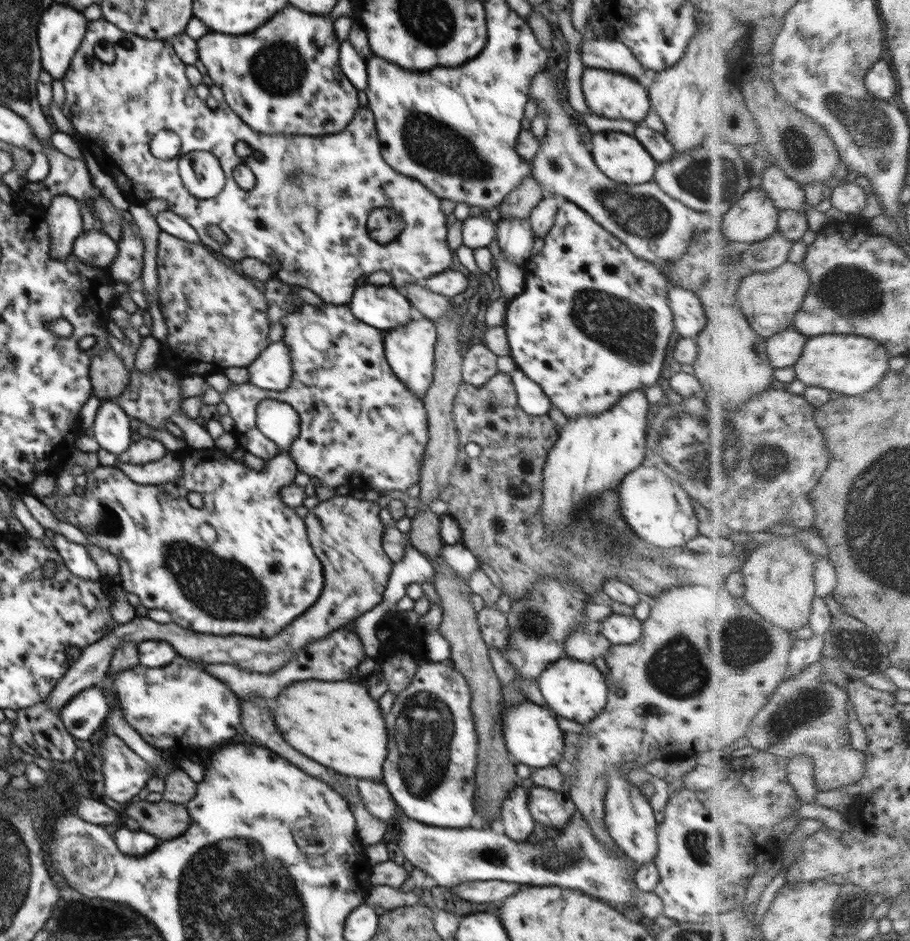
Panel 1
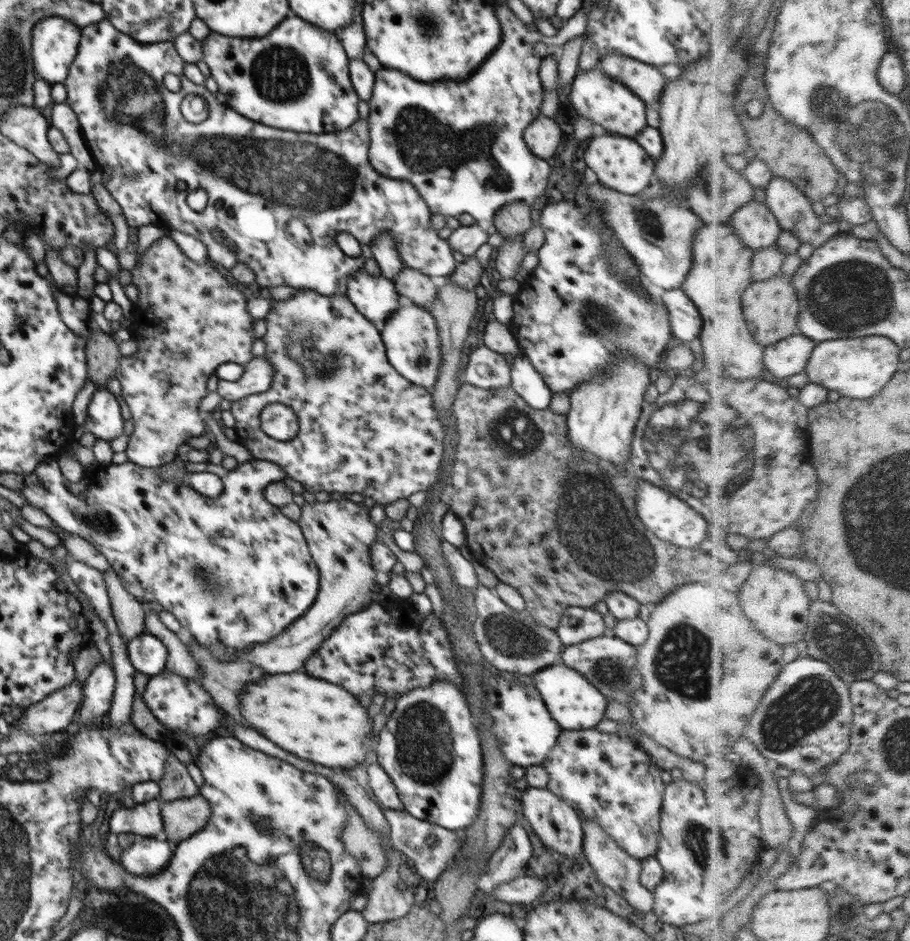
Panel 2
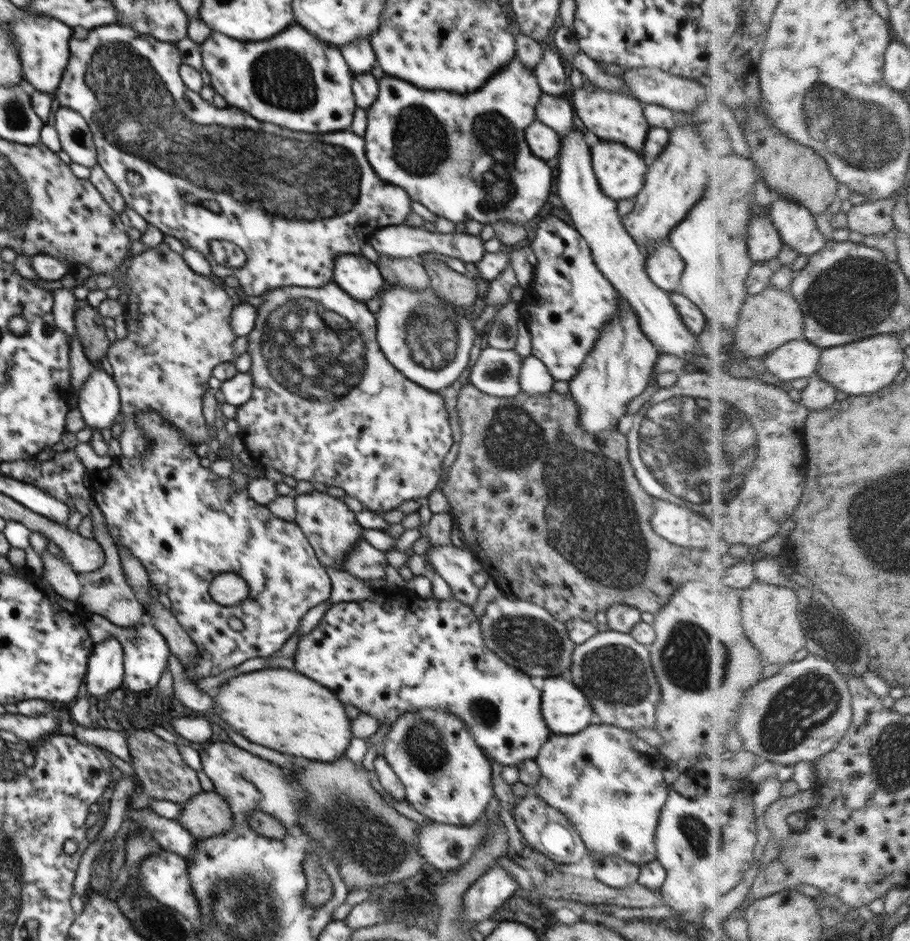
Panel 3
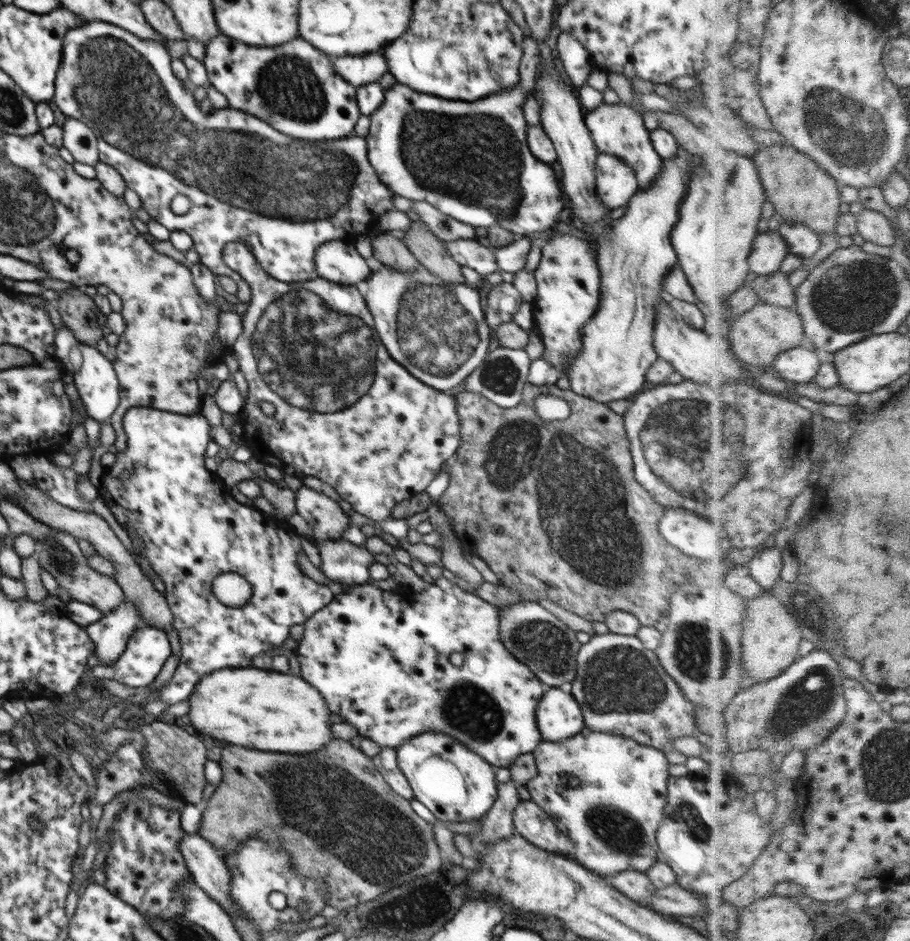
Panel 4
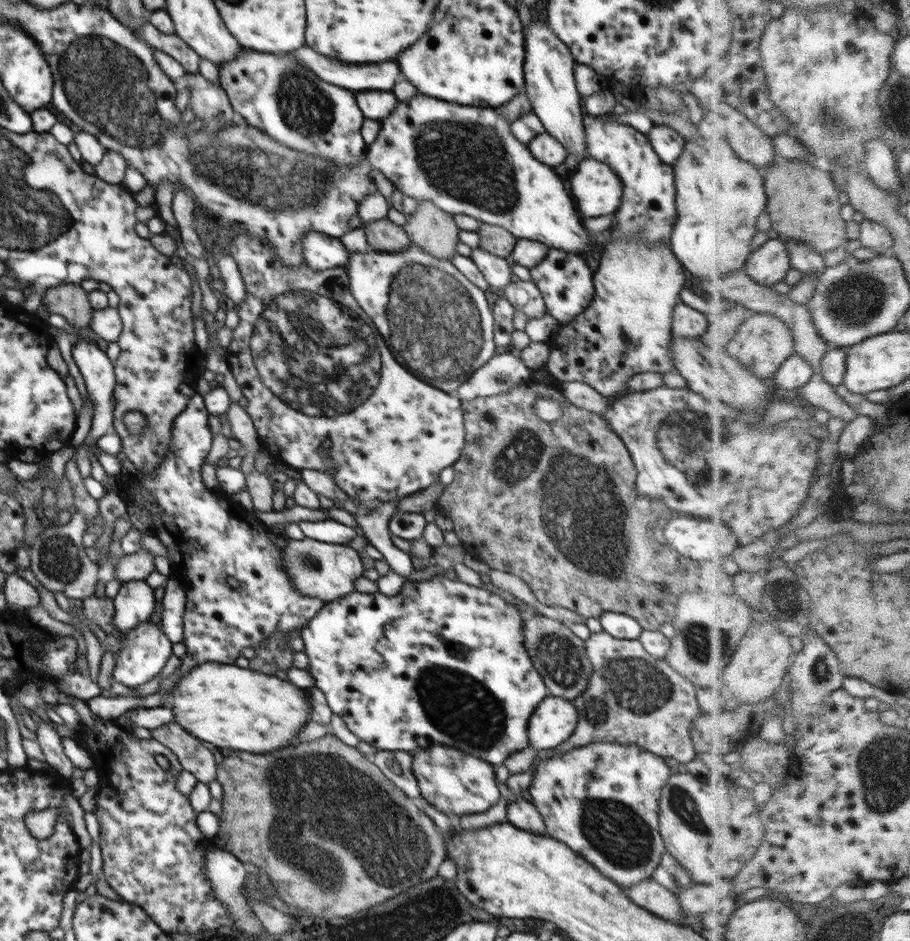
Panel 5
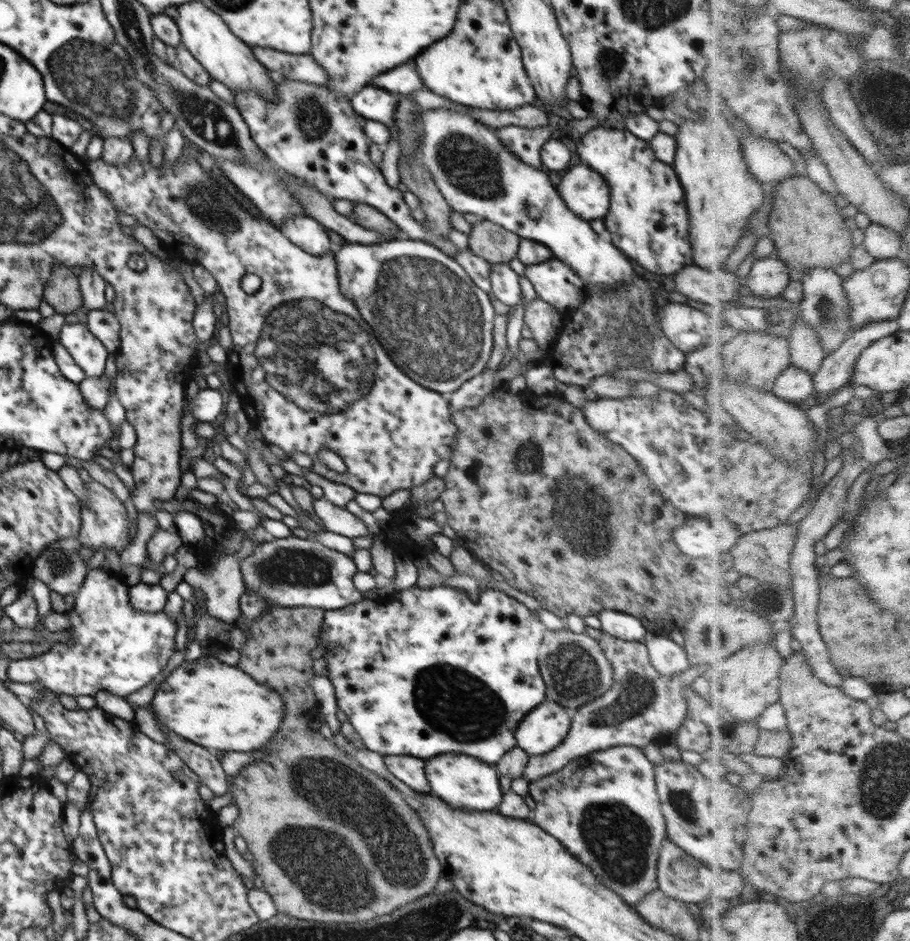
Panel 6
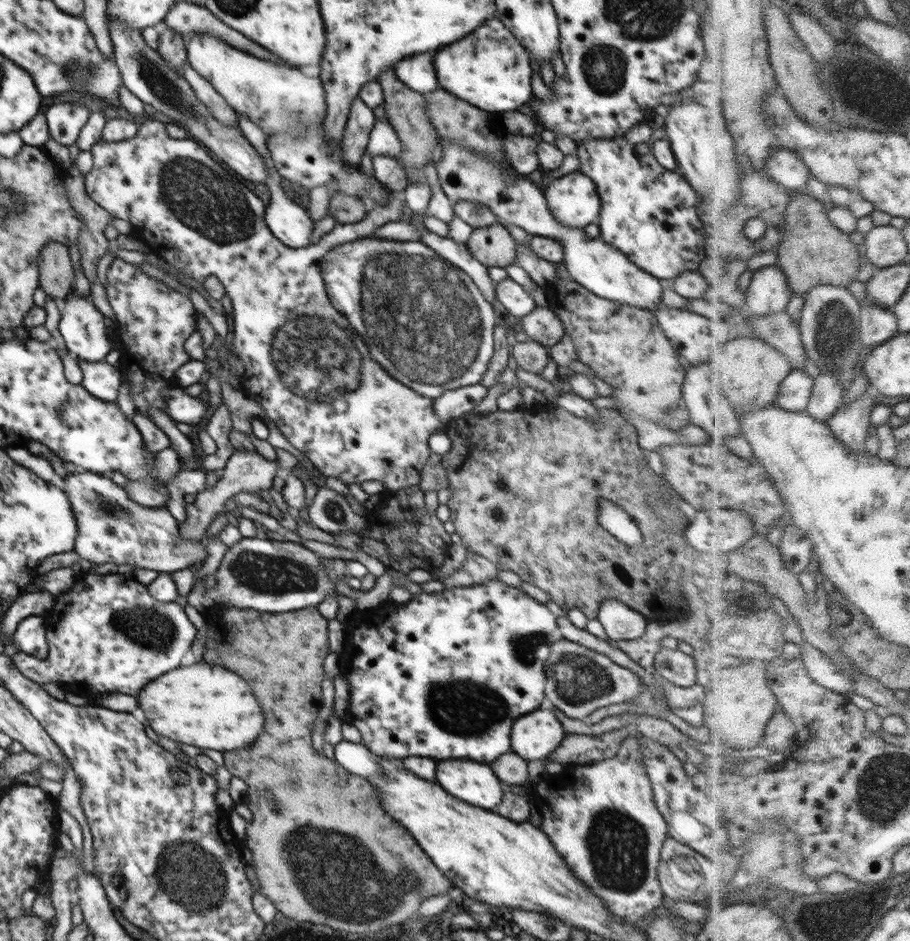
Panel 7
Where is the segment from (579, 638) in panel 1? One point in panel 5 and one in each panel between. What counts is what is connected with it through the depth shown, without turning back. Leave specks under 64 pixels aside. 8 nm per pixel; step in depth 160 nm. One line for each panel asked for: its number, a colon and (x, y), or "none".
2: (609, 664)
3: (615, 673)
4: (621, 688)
5: (632, 698)

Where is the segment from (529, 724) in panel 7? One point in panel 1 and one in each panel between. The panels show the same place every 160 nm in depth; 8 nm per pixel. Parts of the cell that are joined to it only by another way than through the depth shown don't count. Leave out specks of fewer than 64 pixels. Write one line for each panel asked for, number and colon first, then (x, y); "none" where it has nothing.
1: (576, 690)
2: (573, 702)
3: (566, 711)
4: (559, 717)
5: (553, 722)
6: (546, 726)

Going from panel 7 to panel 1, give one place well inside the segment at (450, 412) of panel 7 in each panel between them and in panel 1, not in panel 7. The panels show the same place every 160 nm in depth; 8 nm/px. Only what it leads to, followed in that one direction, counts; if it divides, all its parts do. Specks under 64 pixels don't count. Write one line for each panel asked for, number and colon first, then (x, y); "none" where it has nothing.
1: (479, 364)
2: (486, 369)
3: (497, 372)
4: (501, 378)
5: (503, 372)
6: (471, 393)

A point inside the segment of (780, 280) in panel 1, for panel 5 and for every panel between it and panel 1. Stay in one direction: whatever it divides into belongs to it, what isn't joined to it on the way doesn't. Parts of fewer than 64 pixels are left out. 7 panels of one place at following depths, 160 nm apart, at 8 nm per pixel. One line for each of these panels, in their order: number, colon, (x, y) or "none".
2: (773, 307)
3: (769, 320)
4: (759, 337)
5: (764, 343)

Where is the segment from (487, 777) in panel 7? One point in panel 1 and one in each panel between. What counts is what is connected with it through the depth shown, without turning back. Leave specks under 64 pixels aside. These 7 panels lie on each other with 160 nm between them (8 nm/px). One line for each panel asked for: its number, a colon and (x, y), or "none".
1: (429, 770)
2: (429, 746)
3: (447, 777)
4: (457, 785)
5: (456, 785)
6: (464, 782)

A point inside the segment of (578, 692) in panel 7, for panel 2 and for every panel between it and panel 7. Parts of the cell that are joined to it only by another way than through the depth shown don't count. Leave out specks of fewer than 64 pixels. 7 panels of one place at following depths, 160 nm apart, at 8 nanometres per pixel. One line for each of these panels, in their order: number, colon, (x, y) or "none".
2: (511, 641)
3: (524, 635)
4: (545, 645)
5: (558, 655)
6: (575, 670)

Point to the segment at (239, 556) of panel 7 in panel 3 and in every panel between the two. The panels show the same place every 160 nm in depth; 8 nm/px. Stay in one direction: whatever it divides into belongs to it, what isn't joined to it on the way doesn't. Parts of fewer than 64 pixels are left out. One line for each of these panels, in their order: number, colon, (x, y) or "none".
3: (364, 561)
4: (343, 562)
5: (328, 571)
6: (288, 572)

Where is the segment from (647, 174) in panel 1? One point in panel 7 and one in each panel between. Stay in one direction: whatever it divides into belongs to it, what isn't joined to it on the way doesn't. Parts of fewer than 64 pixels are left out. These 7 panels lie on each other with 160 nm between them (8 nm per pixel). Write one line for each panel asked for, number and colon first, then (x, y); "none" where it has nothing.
2: (620, 164)
3: (620, 171)
4: (616, 184)
5: (597, 190)
6: (586, 193)
7: (572, 199)

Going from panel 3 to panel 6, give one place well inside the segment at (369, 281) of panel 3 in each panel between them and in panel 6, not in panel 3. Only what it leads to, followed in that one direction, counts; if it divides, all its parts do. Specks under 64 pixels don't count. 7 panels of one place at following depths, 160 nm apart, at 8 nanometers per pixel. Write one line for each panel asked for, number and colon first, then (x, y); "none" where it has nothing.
4: (337, 261)
5: (321, 252)
6: (308, 234)

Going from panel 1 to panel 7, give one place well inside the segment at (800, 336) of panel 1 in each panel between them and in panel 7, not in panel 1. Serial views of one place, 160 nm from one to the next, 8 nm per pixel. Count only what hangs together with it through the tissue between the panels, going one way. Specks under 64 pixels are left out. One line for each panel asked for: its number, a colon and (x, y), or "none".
2: (791, 356)
3: (800, 358)
4: (801, 364)
5: (796, 372)
6: (796, 384)
7: (796, 392)

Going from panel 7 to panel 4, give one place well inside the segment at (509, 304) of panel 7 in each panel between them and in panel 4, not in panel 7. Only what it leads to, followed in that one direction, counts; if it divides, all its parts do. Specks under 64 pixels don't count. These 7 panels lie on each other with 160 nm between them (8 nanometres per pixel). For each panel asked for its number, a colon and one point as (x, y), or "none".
4: (469, 253)
5: (496, 270)
6: (504, 281)

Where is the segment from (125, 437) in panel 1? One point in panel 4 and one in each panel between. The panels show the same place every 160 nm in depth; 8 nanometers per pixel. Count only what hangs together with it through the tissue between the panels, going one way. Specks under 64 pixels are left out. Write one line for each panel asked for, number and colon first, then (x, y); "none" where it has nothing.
2: (104, 420)
3: (99, 402)
4: (96, 380)

